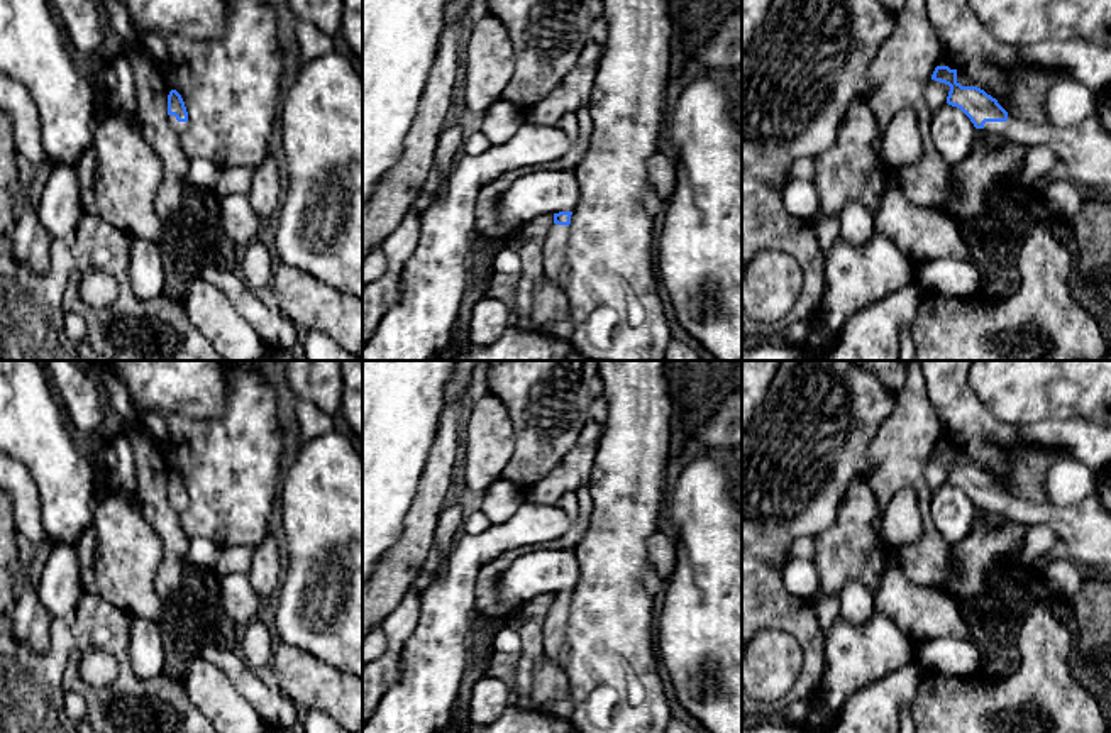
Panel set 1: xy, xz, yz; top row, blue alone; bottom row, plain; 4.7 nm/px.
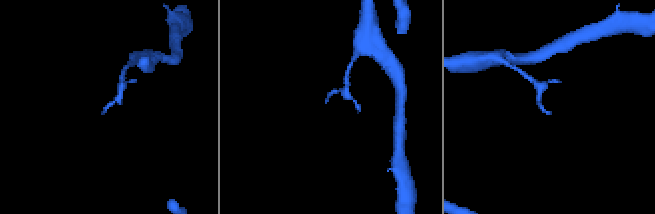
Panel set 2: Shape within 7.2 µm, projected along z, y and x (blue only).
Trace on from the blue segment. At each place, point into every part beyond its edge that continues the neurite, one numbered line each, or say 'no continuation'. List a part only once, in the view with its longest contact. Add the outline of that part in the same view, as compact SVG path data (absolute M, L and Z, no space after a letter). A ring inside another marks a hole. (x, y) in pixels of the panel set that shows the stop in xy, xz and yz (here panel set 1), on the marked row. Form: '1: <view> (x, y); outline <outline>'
1: yz (1084, 148); outline M1096 113L1067 127L1008 117L986 122L984 130L1026 147L1048 146L1084 191L1111 186L1111 135Z

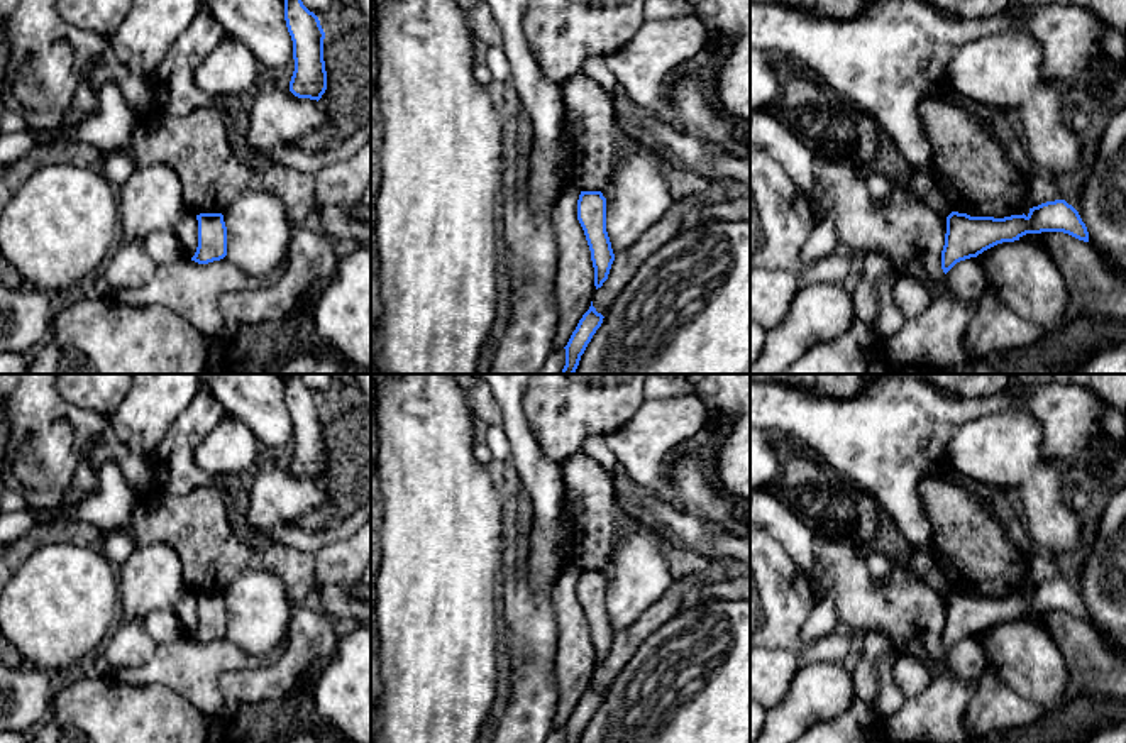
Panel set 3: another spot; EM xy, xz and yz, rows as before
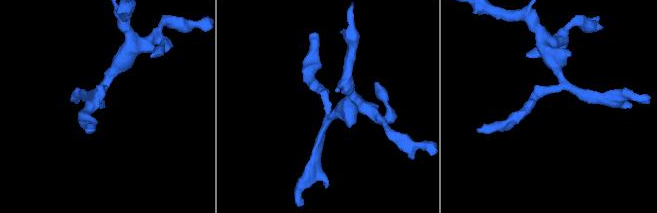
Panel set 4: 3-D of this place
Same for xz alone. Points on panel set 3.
no continuation

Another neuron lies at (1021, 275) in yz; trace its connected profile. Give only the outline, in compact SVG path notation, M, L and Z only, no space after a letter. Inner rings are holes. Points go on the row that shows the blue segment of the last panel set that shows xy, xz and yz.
M1023 240L1002 242L975 259L987 278L989 291L1045 333L1060 333L1074 322L1065 313L1065 279L1041 247Z

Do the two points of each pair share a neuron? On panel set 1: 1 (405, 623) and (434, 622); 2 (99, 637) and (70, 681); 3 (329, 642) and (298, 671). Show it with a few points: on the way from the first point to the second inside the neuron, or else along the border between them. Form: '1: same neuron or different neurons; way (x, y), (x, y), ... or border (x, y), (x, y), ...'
1: different neurons; border (420, 595), (419, 622), (398, 659)
2: same neuron; way (87, 644), (75, 657), (73, 669)
3: different neurons; border (278, 640), (305, 649), (344, 671)

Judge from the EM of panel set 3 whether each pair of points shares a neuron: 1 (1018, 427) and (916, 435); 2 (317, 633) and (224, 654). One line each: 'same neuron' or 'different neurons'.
1: different neurons
2: different neurons

